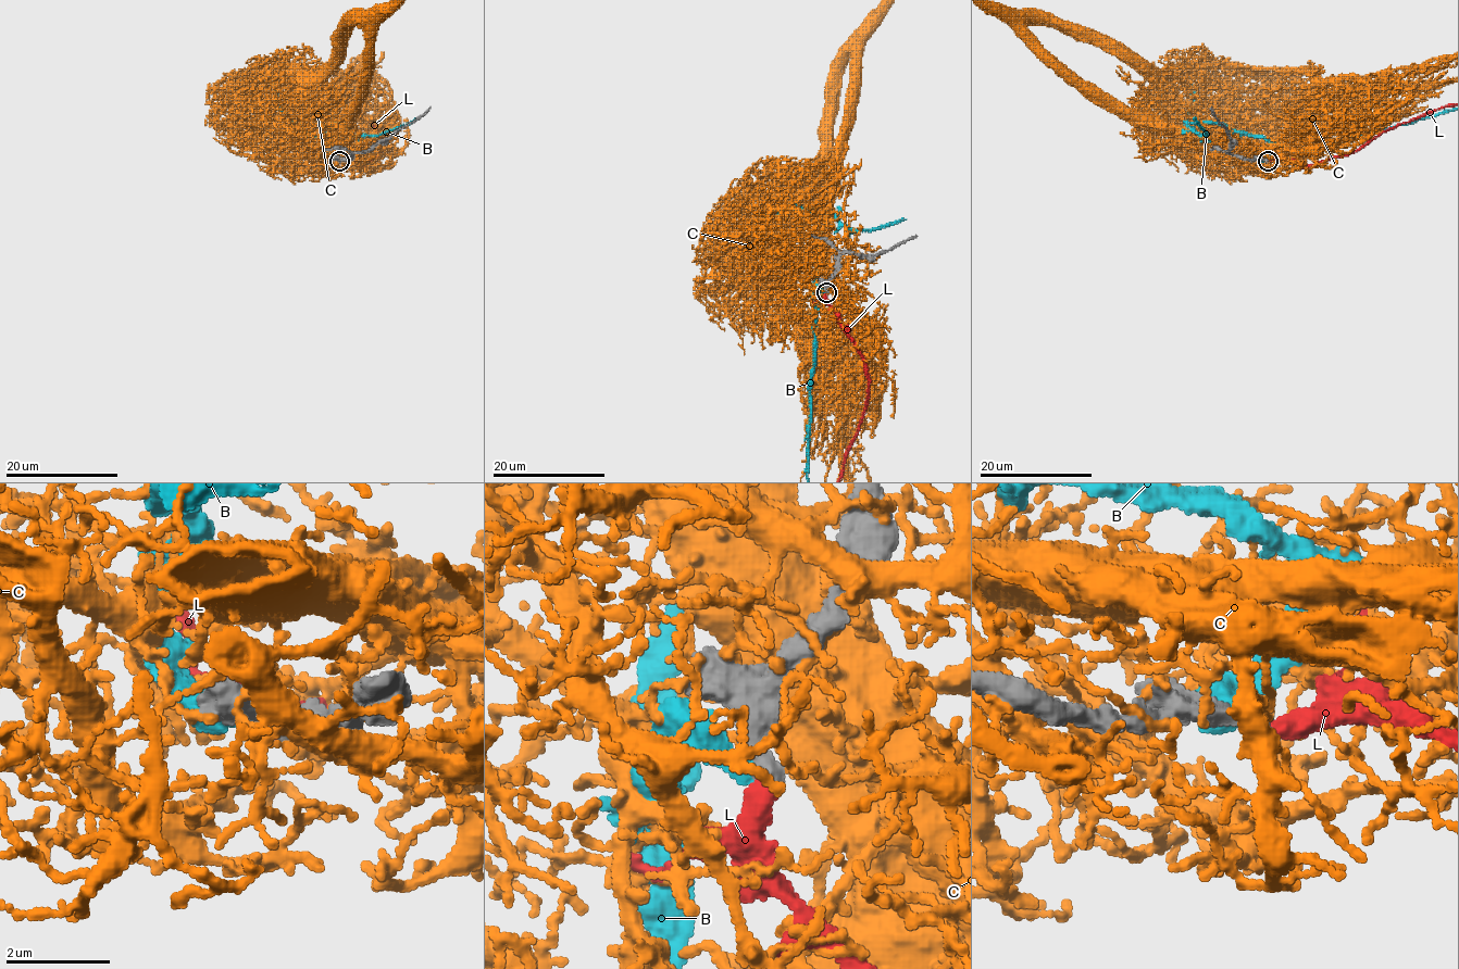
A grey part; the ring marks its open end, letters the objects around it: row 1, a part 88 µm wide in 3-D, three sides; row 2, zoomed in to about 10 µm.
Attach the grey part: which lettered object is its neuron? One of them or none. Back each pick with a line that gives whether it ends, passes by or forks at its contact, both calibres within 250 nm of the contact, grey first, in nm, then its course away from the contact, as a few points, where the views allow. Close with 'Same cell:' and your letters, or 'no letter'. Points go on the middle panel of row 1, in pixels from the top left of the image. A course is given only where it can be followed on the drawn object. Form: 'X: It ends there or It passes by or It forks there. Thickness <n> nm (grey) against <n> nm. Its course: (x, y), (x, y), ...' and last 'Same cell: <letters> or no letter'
L: It ends there. Thickness 400 nm (grey) against 420 nm
Same cell: L

